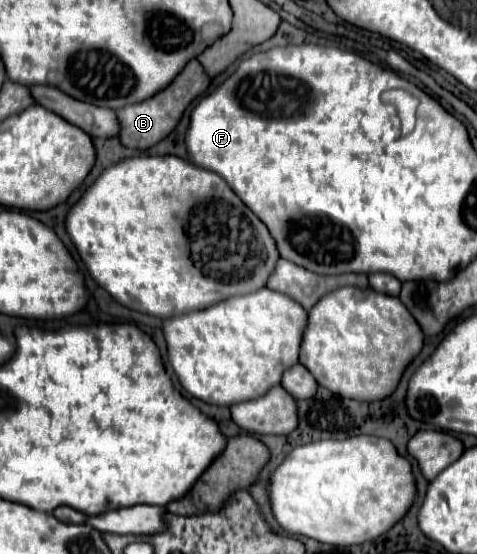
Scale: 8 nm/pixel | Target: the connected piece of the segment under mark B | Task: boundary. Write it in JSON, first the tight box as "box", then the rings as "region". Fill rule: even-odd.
{"box":[116,59,210,149],"region":[[[192,59],[186,63],[186,67],[180,71],[180,75],[162,91],[158,91],[156,95],[140,101],[140,103],[132,103],[126,105],[122,109],[116,111],[118,123],[120,123],[120,131],[118,131],[118,139],[124,147],[132,147],[132,149],[146,149],[154,143],[158,143],[160,139],[164,139],[180,121],[184,109],[188,107],[188,103],[198,97],[200,93],[204,93],[210,85],[210,77],[204,73],[202,65]]]}

